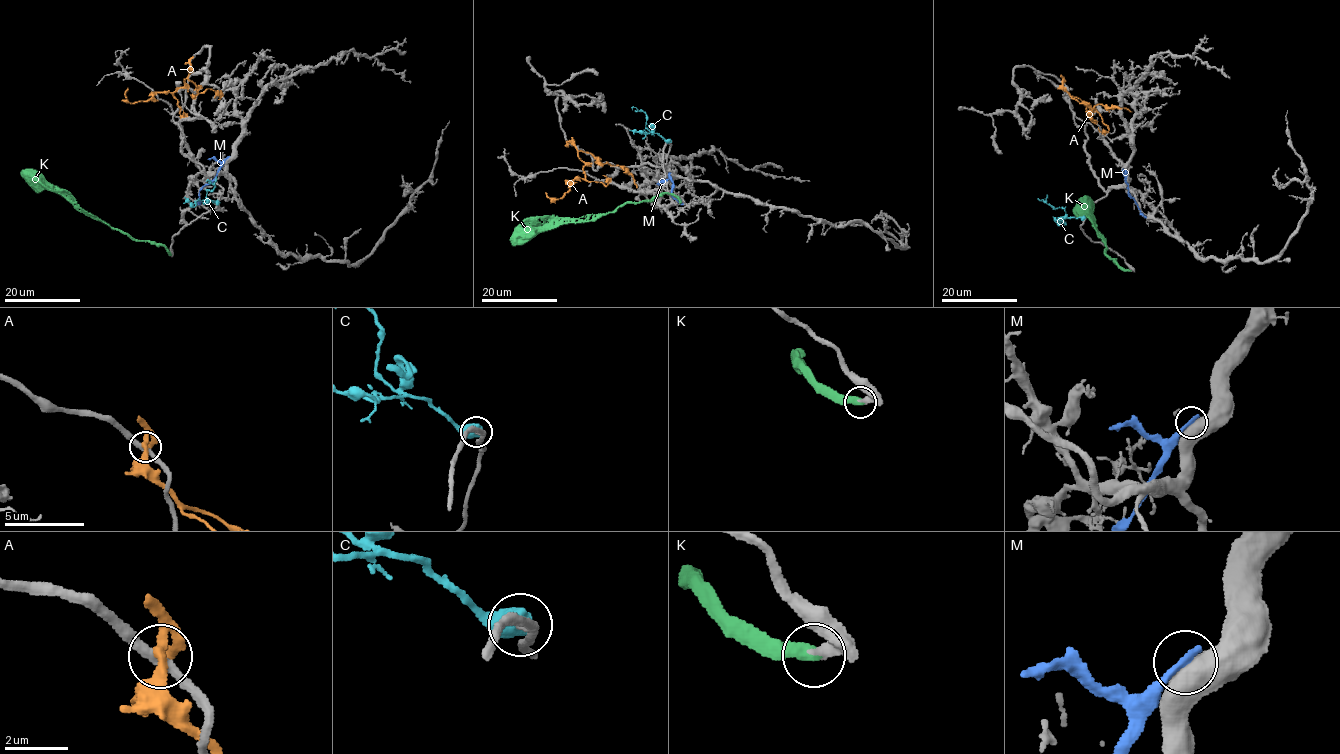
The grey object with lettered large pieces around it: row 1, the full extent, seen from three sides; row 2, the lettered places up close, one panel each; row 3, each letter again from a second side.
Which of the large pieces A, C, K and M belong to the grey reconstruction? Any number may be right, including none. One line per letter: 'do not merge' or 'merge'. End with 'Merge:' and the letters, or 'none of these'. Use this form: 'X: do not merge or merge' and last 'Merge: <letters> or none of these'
A: do not merge
C: do not merge
K: merge
M: do not merge
Merge: K

